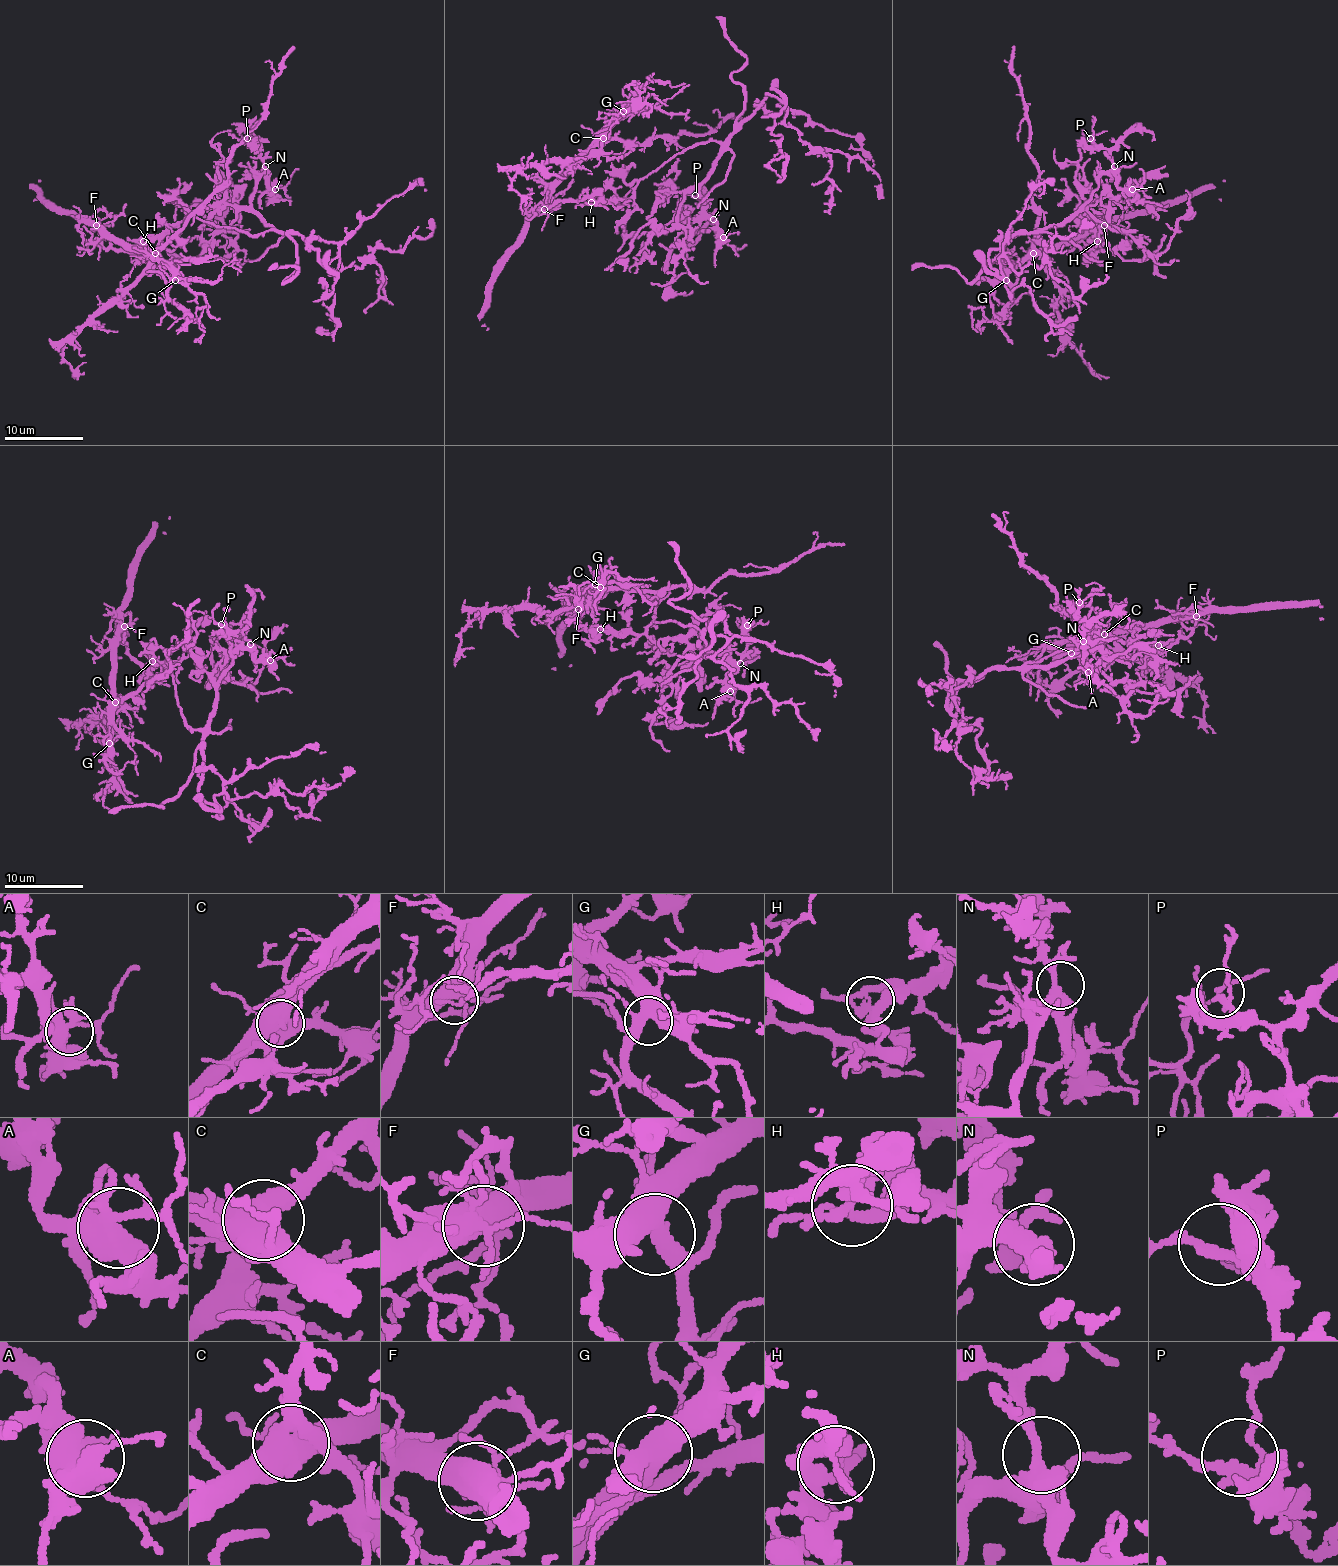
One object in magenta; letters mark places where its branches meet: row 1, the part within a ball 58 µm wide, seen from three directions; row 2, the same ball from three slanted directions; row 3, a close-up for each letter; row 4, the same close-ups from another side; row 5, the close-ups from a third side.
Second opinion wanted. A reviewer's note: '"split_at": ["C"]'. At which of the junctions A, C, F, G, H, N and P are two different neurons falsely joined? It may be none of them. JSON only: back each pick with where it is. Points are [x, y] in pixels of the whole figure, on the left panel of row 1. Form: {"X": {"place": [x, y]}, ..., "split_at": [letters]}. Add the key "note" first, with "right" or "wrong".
{"note": "wrong", "C": {"place": [155, 253]}, "H": {"place": [143, 241]}, "split_at": ["C", "H"]}

